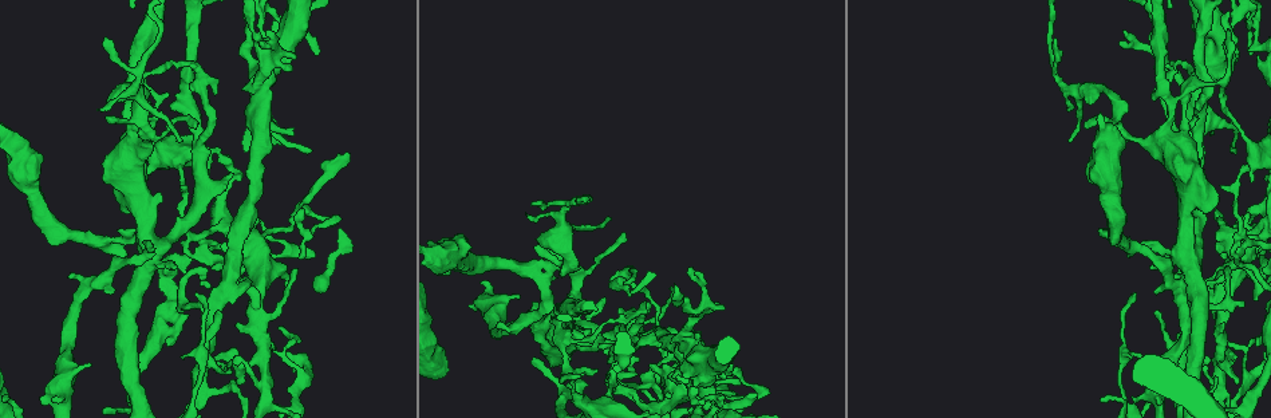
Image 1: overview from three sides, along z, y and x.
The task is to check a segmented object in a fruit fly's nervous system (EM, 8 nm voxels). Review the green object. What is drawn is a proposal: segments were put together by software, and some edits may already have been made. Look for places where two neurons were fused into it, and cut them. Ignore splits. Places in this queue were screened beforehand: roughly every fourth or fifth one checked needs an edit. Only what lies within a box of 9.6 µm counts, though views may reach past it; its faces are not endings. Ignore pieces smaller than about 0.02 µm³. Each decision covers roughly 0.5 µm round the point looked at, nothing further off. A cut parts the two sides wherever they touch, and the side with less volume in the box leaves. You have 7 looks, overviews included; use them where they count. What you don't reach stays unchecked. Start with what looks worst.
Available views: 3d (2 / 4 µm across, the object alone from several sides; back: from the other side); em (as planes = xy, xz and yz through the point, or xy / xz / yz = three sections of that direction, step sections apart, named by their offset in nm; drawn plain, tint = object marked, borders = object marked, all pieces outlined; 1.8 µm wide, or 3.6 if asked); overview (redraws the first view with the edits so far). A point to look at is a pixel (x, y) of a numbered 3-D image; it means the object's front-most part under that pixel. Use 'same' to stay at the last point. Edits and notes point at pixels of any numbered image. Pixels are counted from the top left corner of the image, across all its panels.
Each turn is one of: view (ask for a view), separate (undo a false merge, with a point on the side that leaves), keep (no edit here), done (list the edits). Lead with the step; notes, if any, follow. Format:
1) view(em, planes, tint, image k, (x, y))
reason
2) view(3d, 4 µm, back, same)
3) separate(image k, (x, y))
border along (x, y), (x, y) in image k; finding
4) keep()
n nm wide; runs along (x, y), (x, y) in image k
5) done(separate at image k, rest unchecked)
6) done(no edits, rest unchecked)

view(3d, 4 µm, image 1, (1217, 294))
abrupt turn

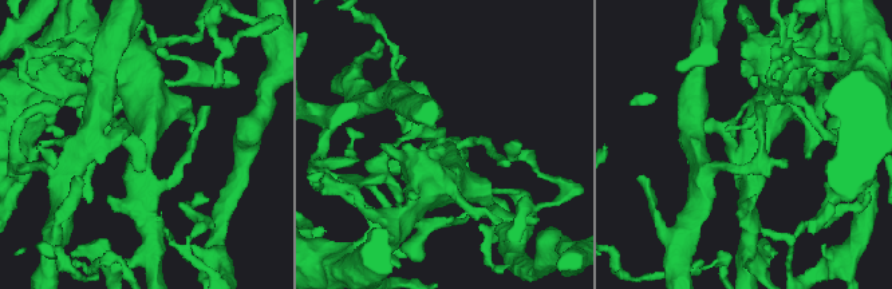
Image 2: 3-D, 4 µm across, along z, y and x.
view(em, xz, step 16, tint, image 2, (746, 150))

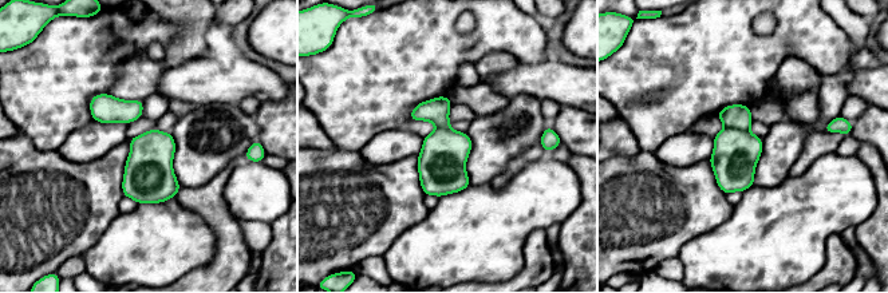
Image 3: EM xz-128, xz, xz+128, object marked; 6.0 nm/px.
view(em, planes, tint, same)

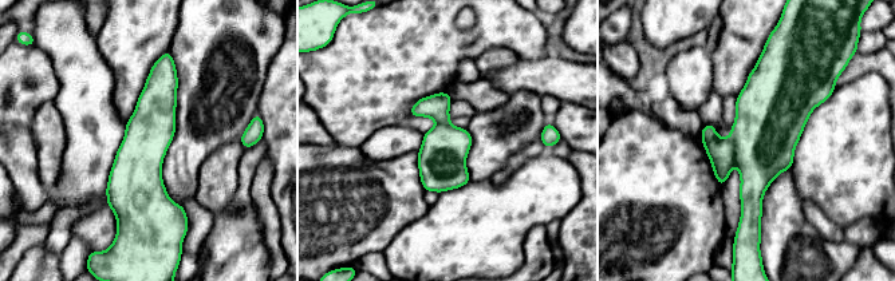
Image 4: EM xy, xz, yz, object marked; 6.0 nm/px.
keep()
runs along (162, 60), (141, 153), (141, 220) in image 4; all the same neuron

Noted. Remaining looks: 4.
view(em, yz, step 4, tint, image 1, (155, 247))
sharp bend

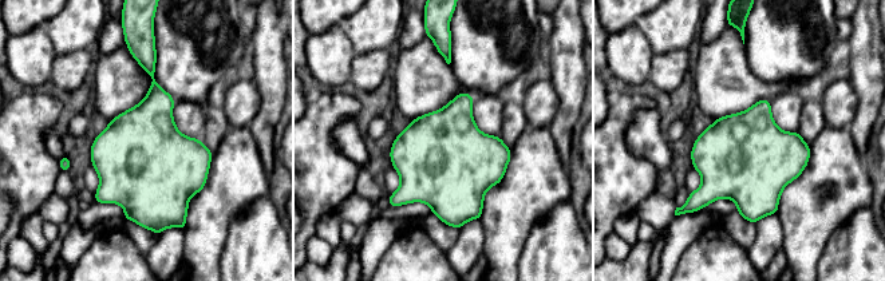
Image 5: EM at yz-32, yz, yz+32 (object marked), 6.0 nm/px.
view(em, planes, tint, same)
cut it another way

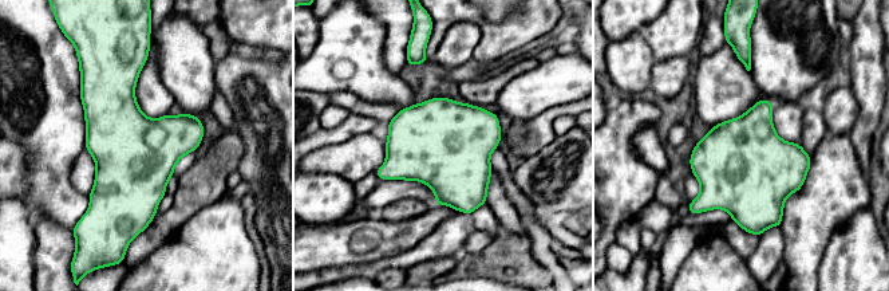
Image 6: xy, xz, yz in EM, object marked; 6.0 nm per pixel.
keep()
continuous, no second neuron

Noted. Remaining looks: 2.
view(3d, 2 µm, image 1, (127, 100))
two arms in line, one across

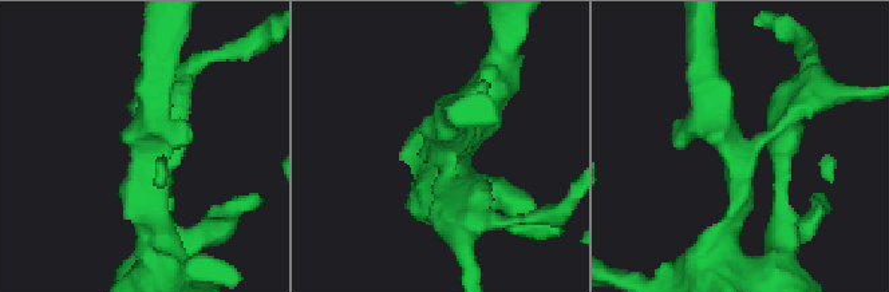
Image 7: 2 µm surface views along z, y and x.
view(em, 3.6 µm, planes, tint, image 7, (737, 154))
3 arms; arms of 190, 220, 320 nm

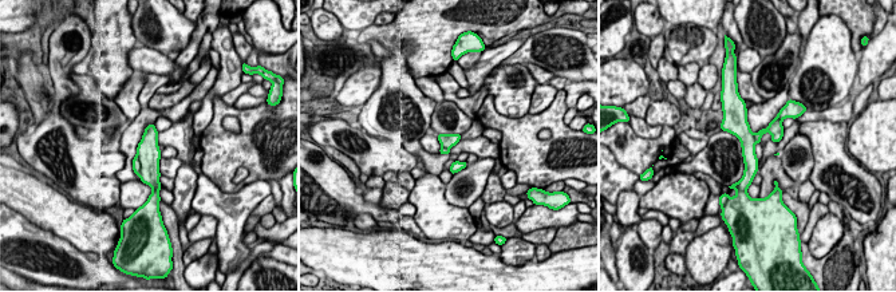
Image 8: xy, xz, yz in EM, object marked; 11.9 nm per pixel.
keep()
continuous, no second neuron

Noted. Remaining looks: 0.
done(no edits, rest unchecked)

